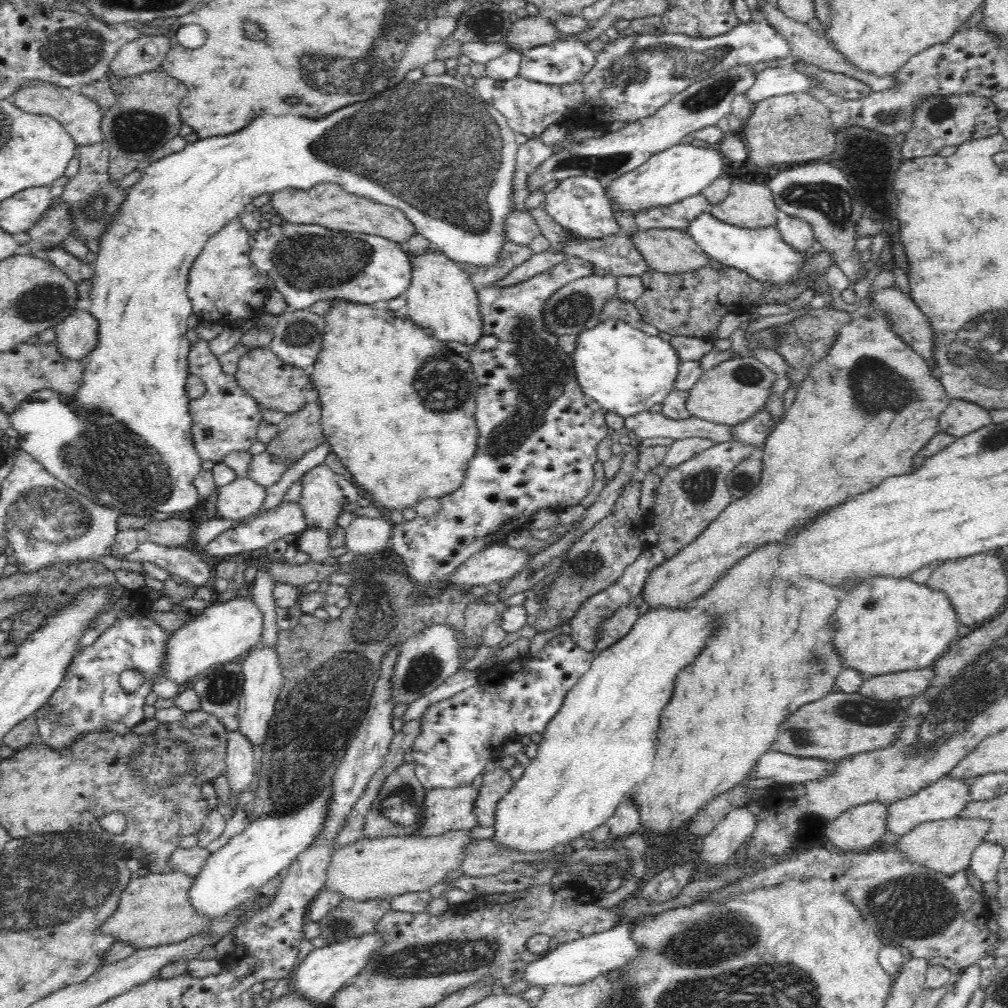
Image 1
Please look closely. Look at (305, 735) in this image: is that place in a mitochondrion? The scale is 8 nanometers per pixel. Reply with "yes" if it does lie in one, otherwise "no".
yes

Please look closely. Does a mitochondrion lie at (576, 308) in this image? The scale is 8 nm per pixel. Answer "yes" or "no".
yes

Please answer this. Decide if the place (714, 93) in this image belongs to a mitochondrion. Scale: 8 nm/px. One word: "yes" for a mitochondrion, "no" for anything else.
yes

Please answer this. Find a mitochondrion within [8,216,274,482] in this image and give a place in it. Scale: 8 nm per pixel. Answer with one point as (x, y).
(44, 301)

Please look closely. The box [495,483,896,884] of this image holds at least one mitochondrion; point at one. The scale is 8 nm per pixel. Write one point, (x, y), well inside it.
(814, 665)

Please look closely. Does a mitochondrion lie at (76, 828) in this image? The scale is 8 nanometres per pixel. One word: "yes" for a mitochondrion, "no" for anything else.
yes

